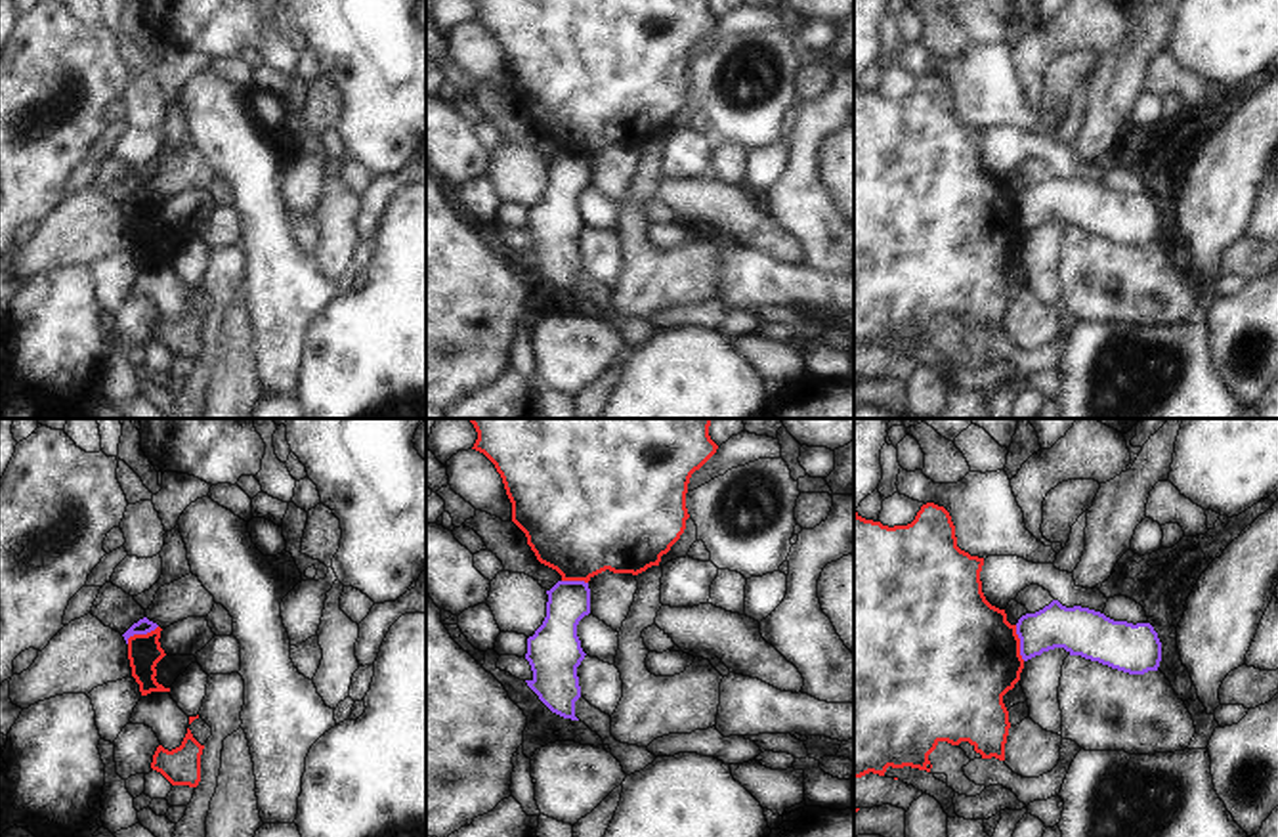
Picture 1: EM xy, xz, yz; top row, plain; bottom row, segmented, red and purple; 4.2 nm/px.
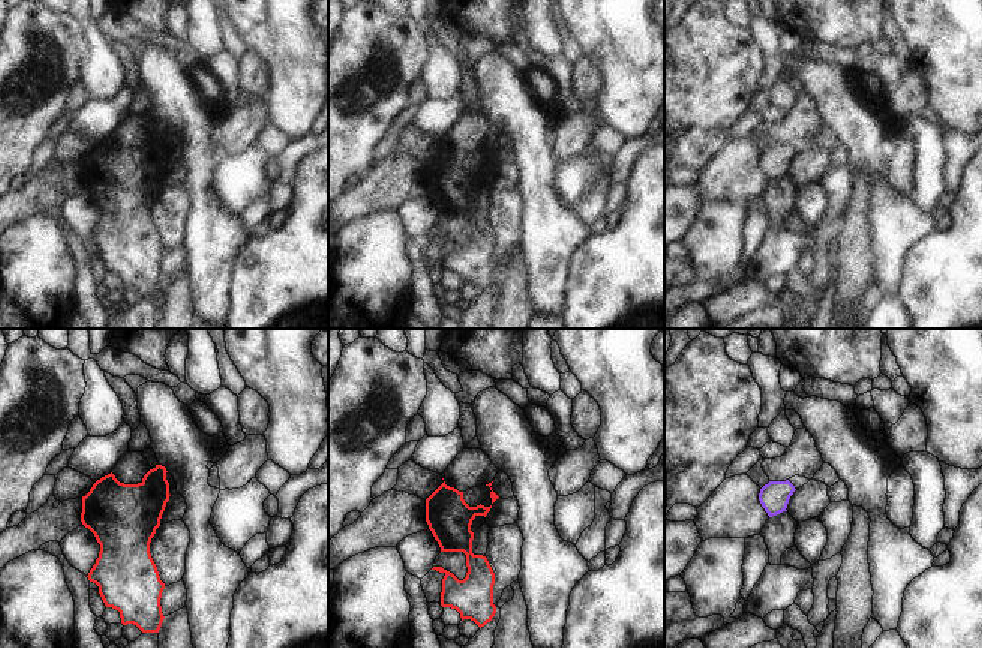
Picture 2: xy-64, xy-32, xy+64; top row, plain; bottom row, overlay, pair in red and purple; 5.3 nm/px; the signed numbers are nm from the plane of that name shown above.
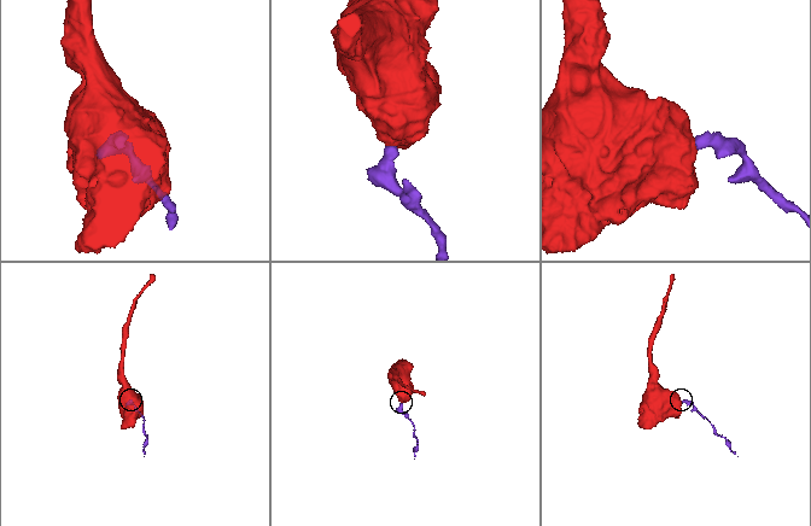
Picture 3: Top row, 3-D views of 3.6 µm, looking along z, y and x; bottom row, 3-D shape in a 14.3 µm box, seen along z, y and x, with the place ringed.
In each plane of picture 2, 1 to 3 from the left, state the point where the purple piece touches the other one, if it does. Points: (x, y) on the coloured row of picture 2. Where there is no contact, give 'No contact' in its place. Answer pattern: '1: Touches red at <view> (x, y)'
1: No contact
2: No contact
3: No contact

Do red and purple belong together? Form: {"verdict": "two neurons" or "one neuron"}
{"verdict": "two neurons"}

